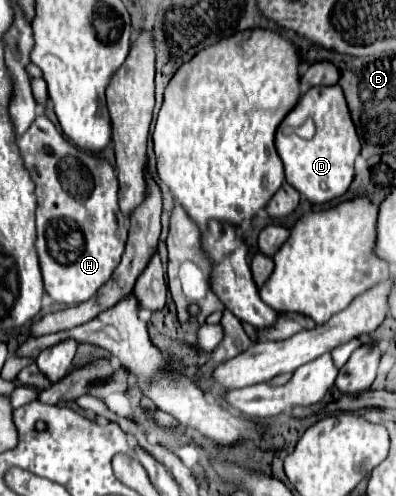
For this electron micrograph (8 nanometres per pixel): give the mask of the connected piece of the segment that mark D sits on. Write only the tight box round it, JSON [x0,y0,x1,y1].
[276,85,360,203]

